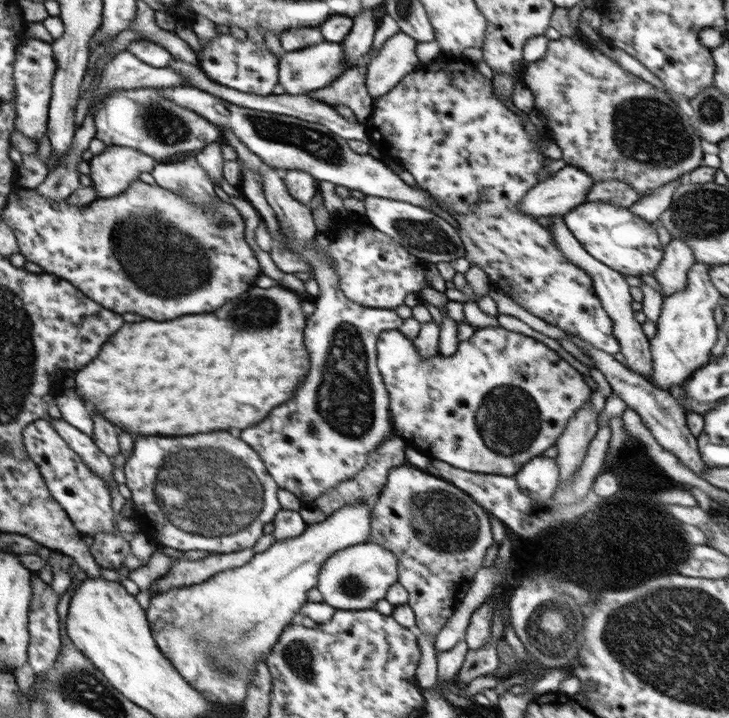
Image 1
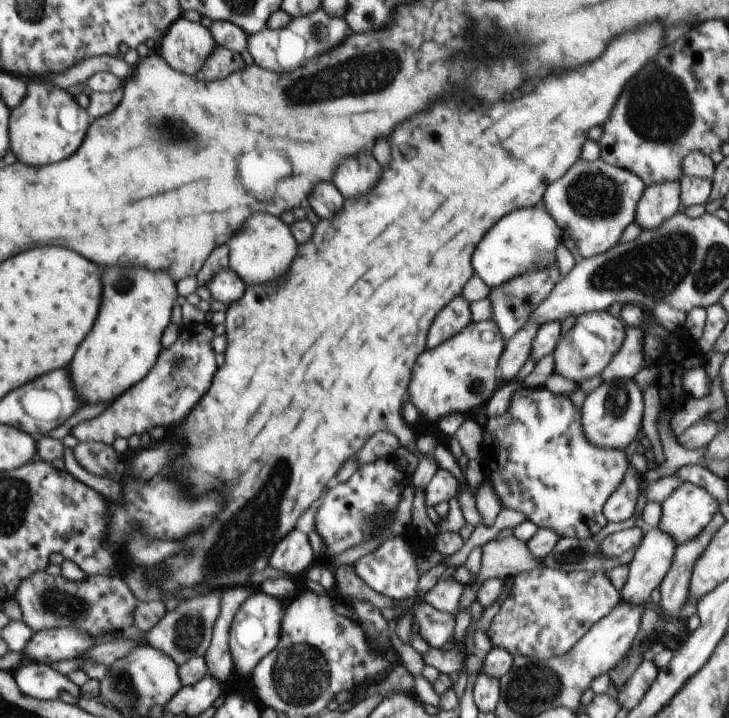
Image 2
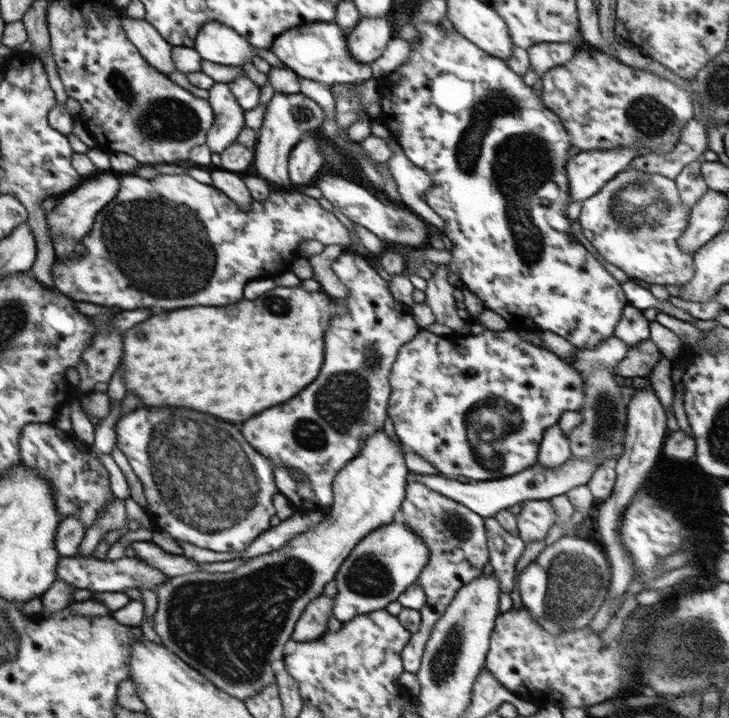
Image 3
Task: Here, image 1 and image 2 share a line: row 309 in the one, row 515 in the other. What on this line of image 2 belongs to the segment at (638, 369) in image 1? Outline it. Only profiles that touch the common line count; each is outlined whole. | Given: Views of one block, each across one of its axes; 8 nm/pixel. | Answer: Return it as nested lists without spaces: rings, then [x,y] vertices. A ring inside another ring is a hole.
[[[629,464],[627,474],[619,488],[608,498],[603,507],[605,520],[613,523],[624,522],[632,517],[639,498],[638,479],[640,472]]]

